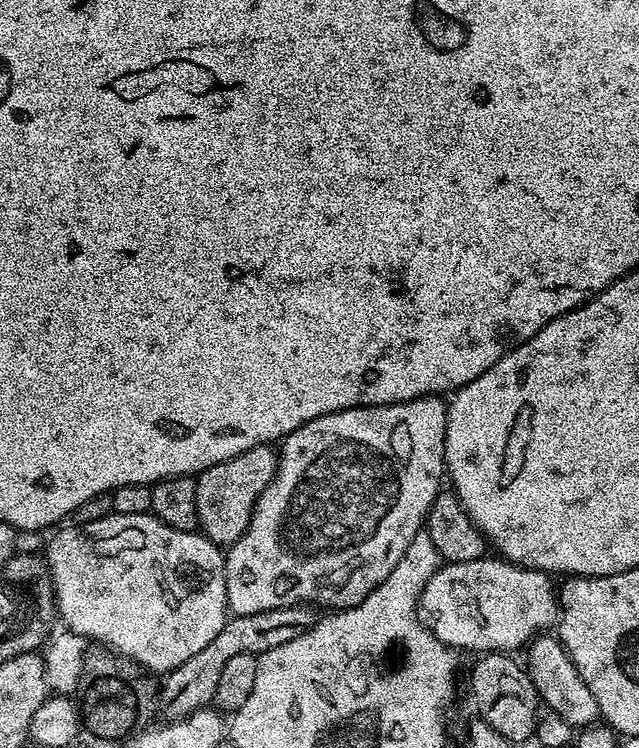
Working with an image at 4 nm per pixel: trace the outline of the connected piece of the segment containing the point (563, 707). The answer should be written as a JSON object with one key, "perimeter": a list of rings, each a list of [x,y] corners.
{"perimeter":[[[541,634],[535,637],[527,645],[527,652],[526,671],[534,682],[543,707],[554,710],[554,714],[558,714],[558,718],[565,720],[574,730],[583,730],[601,719],[598,702],[594,702],[594,694],[590,694],[586,682],[582,682],[582,674],[578,674],[574,662],[568,657],[568,651],[562,647],[555,635]]]}

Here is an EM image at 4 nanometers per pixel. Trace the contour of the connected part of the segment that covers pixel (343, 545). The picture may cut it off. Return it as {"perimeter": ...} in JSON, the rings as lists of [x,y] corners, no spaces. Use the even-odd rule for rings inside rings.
{"perimeter":[[[433,394],[420,396],[417,400],[401,404],[383,404],[382,406],[331,412],[298,426],[298,430],[285,436],[278,448],[274,478],[266,486],[266,490],[262,490],[252,511],[248,529],[244,531],[242,538],[238,538],[238,542],[230,545],[224,558],[229,613],[232,616],[262,614],[266,610],[289,608],[295,604],[305,606],[325,604],[328,607],[325,609],[343,610],[360,604],[379,584],[386,582],[386,578],[390,578],[390,570],[394,570],[394,566],[398,566],[402,554],[406,554],[406,546],[410,546],[414,534],[418,534],[425,527],[425,520],[431,504],[442,491],[440,479],[443,481],[446,476],[444,439],[446,438],[447,417],[447,403],[439,395]]]}

